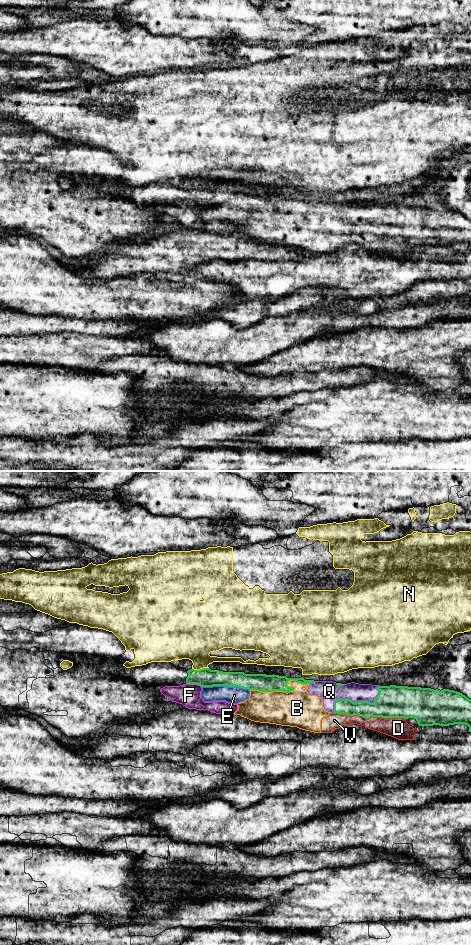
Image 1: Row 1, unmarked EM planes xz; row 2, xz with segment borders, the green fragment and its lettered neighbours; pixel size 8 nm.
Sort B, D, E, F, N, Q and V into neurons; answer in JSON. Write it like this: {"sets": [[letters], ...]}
{"sets": [["B", "D", "E", "Q", "V"], ["F"], ["N"]]}

